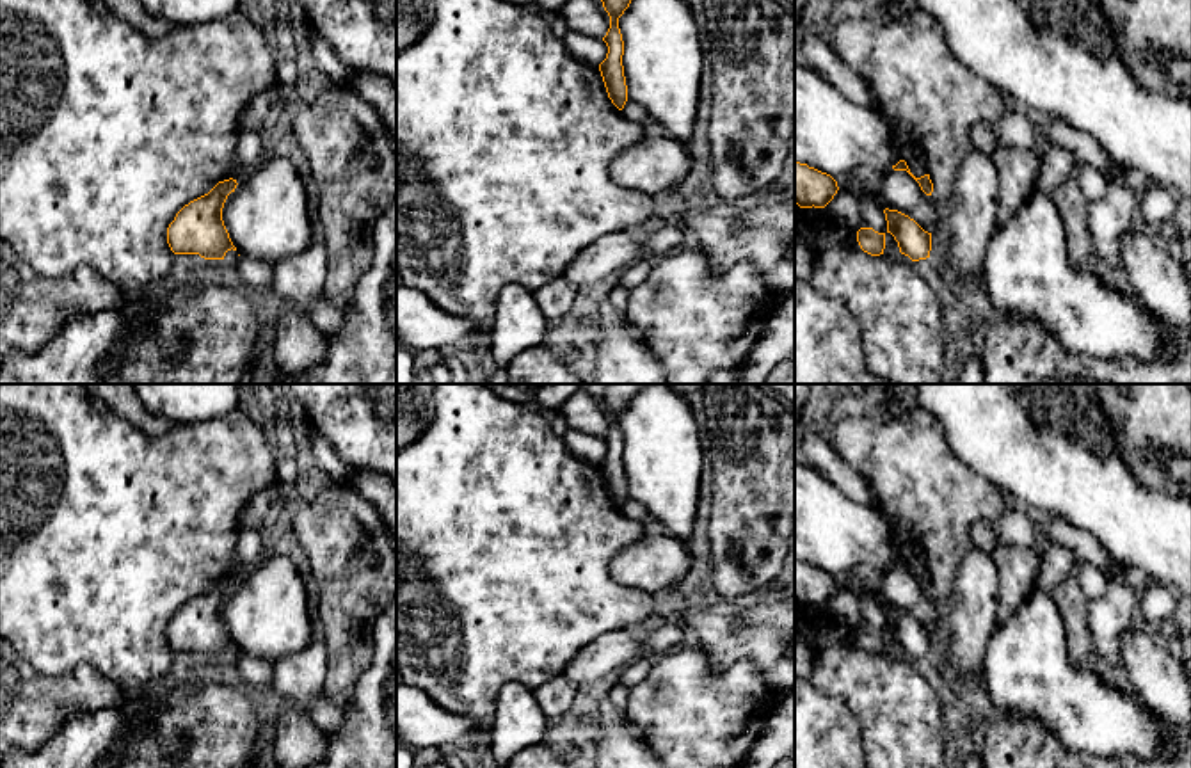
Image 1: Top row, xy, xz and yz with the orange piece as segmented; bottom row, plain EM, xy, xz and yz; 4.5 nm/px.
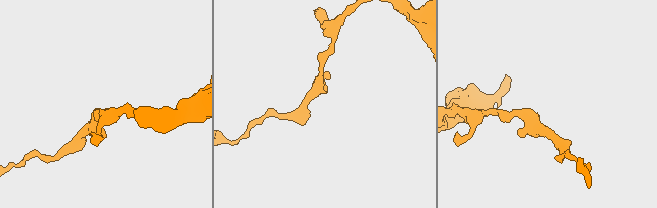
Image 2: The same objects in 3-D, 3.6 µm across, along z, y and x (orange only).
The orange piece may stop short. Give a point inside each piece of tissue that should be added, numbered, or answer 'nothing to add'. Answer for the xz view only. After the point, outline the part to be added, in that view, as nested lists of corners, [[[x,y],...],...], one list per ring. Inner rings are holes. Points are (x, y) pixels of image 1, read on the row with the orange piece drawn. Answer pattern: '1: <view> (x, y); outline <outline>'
1: xz (635, 112); outline [[[629,100],[626,101],[620,114],[633,123],[640,123],[640,124],[651,123],[647,110],[642,105],[633,103]]]

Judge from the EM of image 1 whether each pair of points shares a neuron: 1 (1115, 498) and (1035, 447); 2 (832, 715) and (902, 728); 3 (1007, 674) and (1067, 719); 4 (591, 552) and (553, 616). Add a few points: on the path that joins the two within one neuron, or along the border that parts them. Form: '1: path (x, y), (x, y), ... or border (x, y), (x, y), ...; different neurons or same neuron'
1: path (1095, 491), (1055, 450); same neuron
2: border (823, 692), (838, 697), (854, 713), (864, 749); different neurons
3: path (1021, 674), (1053, 704); same neuron
4: path (575, 568), (553, 589), (553, 600); same neuron

